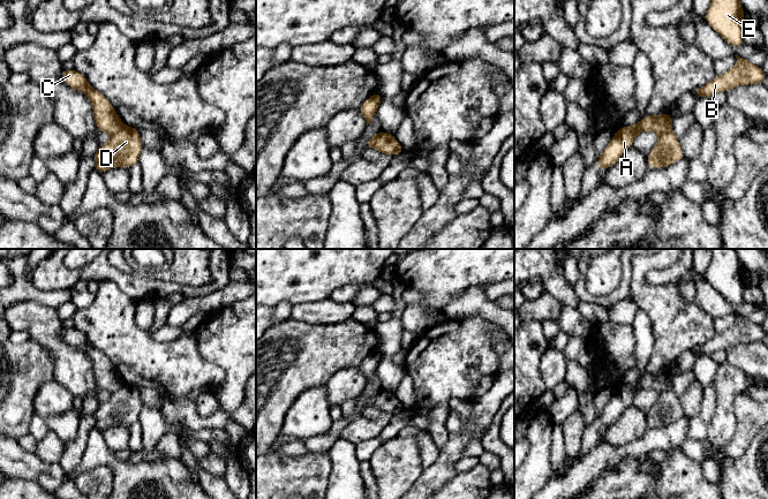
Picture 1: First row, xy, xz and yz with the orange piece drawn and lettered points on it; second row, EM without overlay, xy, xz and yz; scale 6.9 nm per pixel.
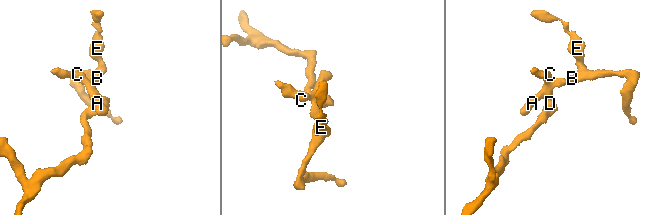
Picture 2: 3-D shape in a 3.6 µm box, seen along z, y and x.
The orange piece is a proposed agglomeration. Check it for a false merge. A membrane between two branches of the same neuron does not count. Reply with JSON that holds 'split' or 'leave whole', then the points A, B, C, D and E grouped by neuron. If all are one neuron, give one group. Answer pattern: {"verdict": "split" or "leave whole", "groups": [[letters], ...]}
{"verdict": "split", "groups": [["A", "B", "C", "E"], ["D"]]}

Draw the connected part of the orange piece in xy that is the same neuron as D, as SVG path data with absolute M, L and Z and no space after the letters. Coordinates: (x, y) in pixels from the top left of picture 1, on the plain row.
M125 383L121 388L111 394L106 402L96 409L93 428L104 432L115 425L129 426L138 422L143 405L140 387Z

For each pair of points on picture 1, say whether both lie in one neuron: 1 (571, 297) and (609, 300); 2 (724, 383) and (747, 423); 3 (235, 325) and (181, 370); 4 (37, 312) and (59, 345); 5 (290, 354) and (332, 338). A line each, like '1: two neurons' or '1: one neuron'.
1: two neurons
2: two neurons
3: two neurons
4: one neuron
5: one neuron

